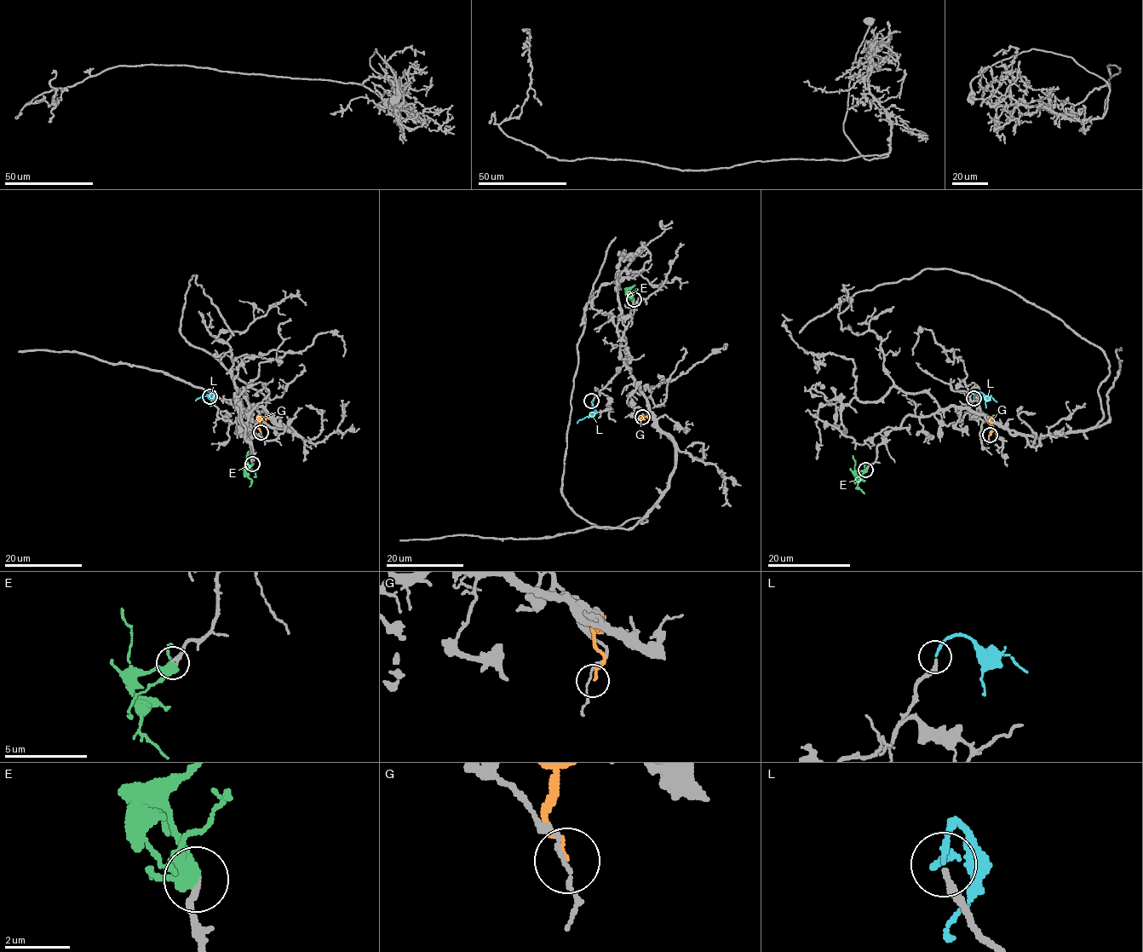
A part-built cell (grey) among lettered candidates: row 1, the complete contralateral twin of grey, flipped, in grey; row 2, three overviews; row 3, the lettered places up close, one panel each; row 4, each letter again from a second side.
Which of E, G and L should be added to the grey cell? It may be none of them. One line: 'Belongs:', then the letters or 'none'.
Belongs: E, L

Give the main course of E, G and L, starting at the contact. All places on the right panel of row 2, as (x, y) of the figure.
E: (865, 470), (858, 471), (856, 476), (857, 486), (864, 493)
G: (990, 435), (993, 430), (990, 421)
L: (973, 398), (977, 393), (991, 397), (996, 402)

